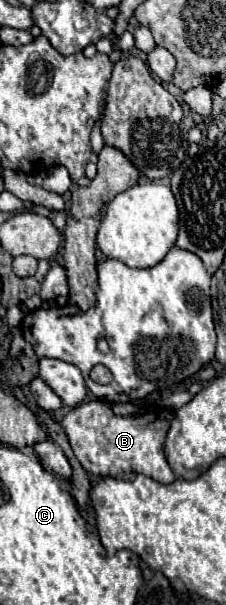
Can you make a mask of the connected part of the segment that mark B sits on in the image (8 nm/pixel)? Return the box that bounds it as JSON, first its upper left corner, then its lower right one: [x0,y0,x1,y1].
[61,400,175,484]

